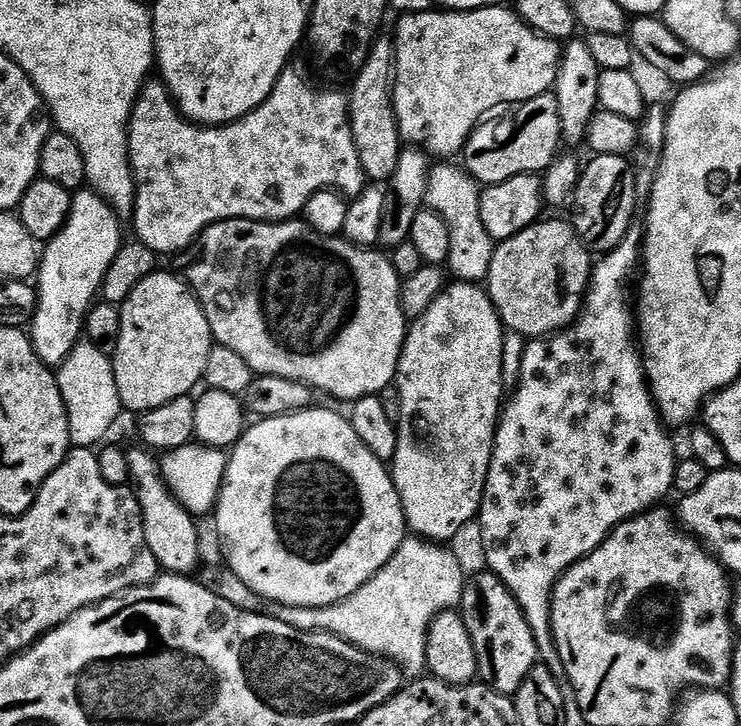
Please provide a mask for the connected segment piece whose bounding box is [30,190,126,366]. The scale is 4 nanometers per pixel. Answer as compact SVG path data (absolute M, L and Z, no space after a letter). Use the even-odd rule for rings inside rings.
M80 190L72 197L72 209L64 224L64 229L53 240L47 241L45 248L48 249L43 249L42 259L38 265L40 284L38 283L36 311L30 325L32 345L36 348L36 353L40 355L42 363L49 366L64 364L81 343L86 332L88 311L91 310L93 304L97 303L104 286L104 279L107 278L112 263L118 258L120 249L126 243L119 219L121 220L121 217L116 209L99 192Z

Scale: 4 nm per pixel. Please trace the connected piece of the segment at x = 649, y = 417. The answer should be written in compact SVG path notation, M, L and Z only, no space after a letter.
M629 234L619 246L595 261L592 270L592 283L588 286L588 294L584 297L584 307L574 323L547 337L532 338L524 345L524 357L520 363L520 378L515 385L516 393L511 393L500 413L500 423L496 426L496 445L492 451L492 461L488 471L488 481L484 491L484 504L480 508L479 523L484 523L484 556L488 559L487 567L514 594L534 638L536 650L543 667L557 674L563 673L564 664L556 649L556 640L552 636L552 591L559 584L561 576L578 561L588 556L595 548L599 548L620 524L643 516L655 509L659 500L673 495L676 483L676 467L678 455L668 432L664 429L665 421L658 407L649 377L646 375L646 360L638 343L638 324L634 319L634 300L628 291L632 288L632 279L636 271L642 268L642 240L636 234Z

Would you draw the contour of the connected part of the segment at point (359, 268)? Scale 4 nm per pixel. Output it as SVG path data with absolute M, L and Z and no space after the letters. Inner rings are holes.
M300 218L279 222L223 220L221 224L212 224L204 231L199 248L200 257L189 266L186 283L191 288L192 295L200 301L212 331L213 341L234 350L234 354L242 354L242 358L246 358L246 362L252 367L253 373L302 382L317 393L329 392L334 399L348 400L347 402L355 402L367 396L380 396L391 384L393 387L400 370L400 358L404 354L405 341L410 331L410 317L404 310L402 277L387 255L383 256L382 253L376 252L380 250L351 244L344 239L343 235L324 236Z

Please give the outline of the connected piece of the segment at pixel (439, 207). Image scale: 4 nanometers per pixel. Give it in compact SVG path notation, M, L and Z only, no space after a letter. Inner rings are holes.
M444 162L441 168L436 169L436 167L431 171L429 177L429 188L428 194L426 197L426 204L429 209L433 212L439 213L441 217L448 221L449 227L452 229L452 249L450 250L450 254L448 255L448 259L446 261L447 267L450 269L452 267L452 272L456 275L455 279L460 282L484 282L488 279L488 271L490 270L490 262L492 261L492 254L494 251L494 241L490 238L490 234L486 234L486 226L482 226L482 210L480 209L480 193L481 189L478 187L477 181L473 180L471 175L463 167L455 168L455 163L452 162Z

